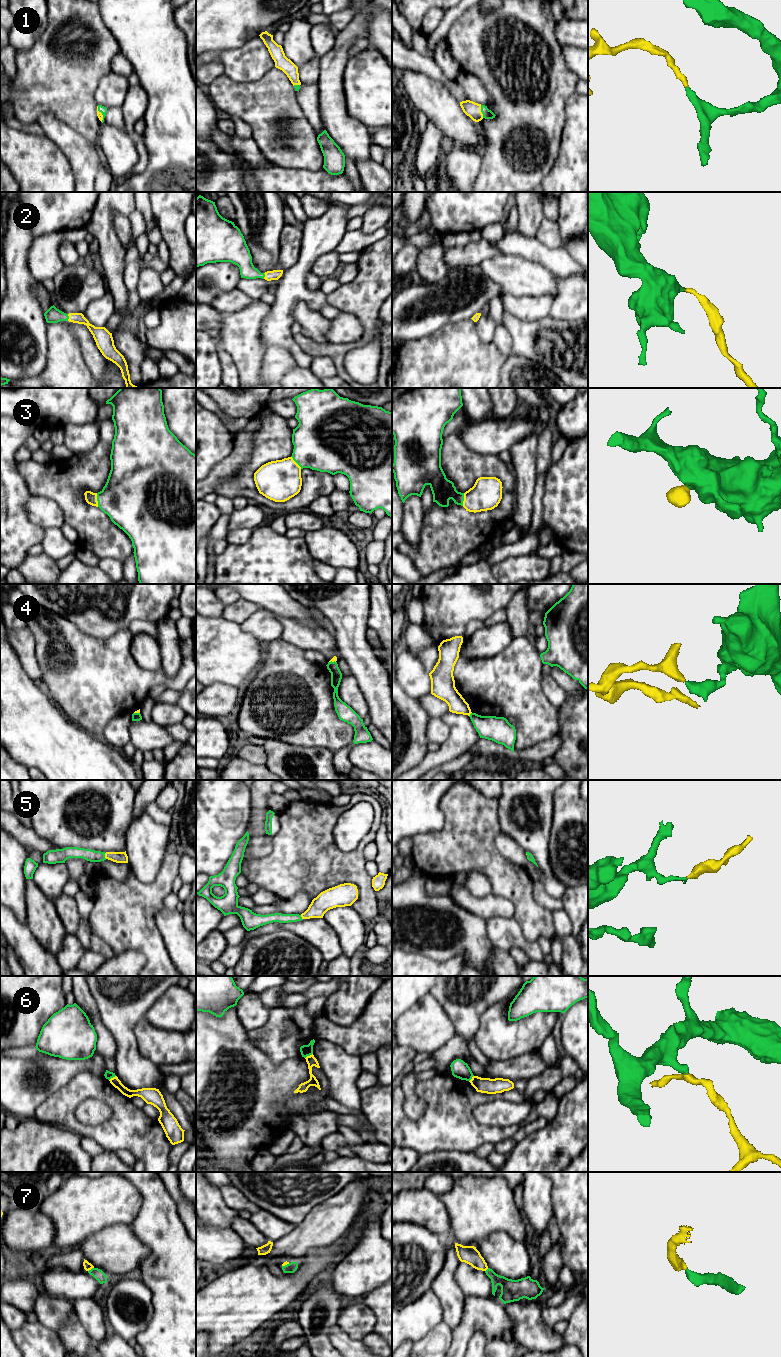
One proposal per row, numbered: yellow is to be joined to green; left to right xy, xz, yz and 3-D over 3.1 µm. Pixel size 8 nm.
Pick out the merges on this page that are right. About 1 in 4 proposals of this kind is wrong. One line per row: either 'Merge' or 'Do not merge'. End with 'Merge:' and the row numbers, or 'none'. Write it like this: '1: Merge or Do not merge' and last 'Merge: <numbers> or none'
1: Merge
2: Merge
3: Merge
4: Do not merge
5: Merge
6: Do not merge
7: Merge
Merge: 1, 2, 3, 5, 7

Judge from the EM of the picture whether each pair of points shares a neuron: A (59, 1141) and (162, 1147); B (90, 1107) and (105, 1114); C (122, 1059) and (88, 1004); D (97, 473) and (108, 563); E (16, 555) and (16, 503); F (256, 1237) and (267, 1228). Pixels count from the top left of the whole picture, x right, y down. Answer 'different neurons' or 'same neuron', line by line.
A: different neurons
B: same neuron
C: different neurons
D: different neurons
E: same neuron
F: different neurons

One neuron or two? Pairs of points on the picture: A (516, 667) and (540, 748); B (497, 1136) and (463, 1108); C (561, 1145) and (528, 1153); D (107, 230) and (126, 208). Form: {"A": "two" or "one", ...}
{"A": "two", "B": "one", "C": "one", "D": "one"}

